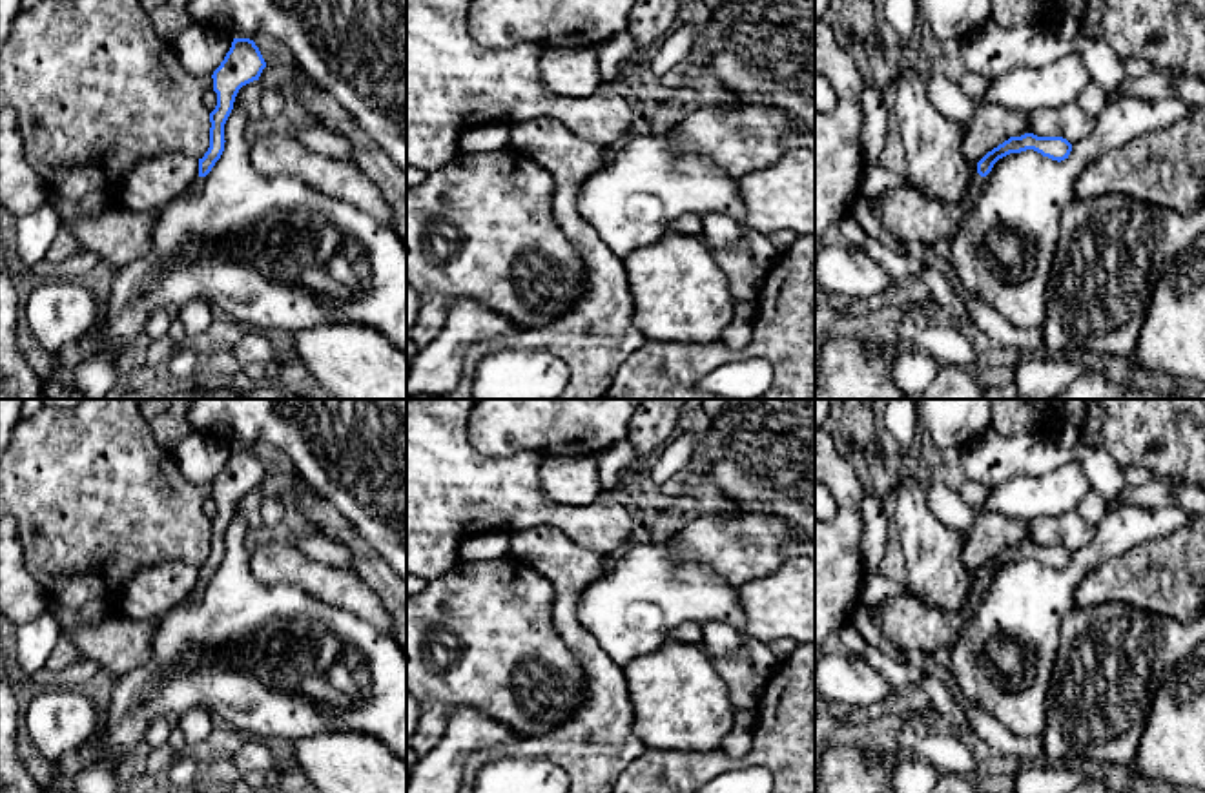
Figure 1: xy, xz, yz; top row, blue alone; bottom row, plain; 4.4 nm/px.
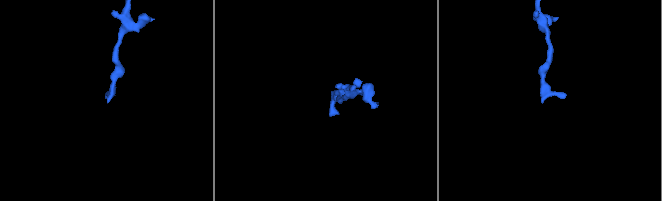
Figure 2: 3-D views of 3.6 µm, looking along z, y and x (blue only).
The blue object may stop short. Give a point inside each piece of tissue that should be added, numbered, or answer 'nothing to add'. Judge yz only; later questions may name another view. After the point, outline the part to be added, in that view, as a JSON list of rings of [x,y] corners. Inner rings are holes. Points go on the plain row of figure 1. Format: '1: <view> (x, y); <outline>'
1: yz (912, 626); [[[977,583],[959,609],[928,607],[906,591],[877,605],[877,623],[899,649],[932,656],[937,649],[950,649],[959,640],[981,602],[983,589],[984,585]]]

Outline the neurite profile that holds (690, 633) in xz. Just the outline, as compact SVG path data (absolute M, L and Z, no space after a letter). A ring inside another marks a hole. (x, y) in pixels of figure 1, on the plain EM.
M685 623L671 634L675 644L702 644L702 627L696 623Z

